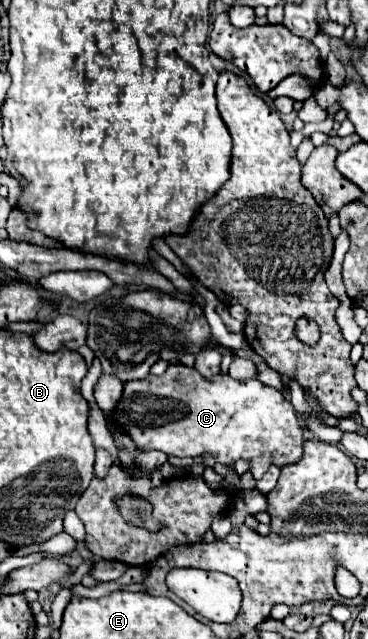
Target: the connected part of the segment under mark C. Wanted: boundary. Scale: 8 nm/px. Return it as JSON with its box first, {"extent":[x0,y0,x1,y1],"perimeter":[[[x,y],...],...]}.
{"extent":[111,364,303,480],"perimeter":[[[171,364],[163,376],[147,376],[143,380],[131,380],[123,388],[123,396],[119,404],[115,404],[115,412],[111,412],[111,422],[121,432],[131,436],[137,448],[143,452],[161,450],[167,456],[177,458],[195,458],[201,454],[211,454],[217,462],[227,464],[239,458],[251,460],[251,474],[259,480],[271,464],[285,466],[297,462],[303,456],[303,426],[297,418],[293,404],[275,388],[261,384],[259,380],[239,382],[229,374],[215,374],[211,380],[203,380],[195,368],[183,364]]]}

